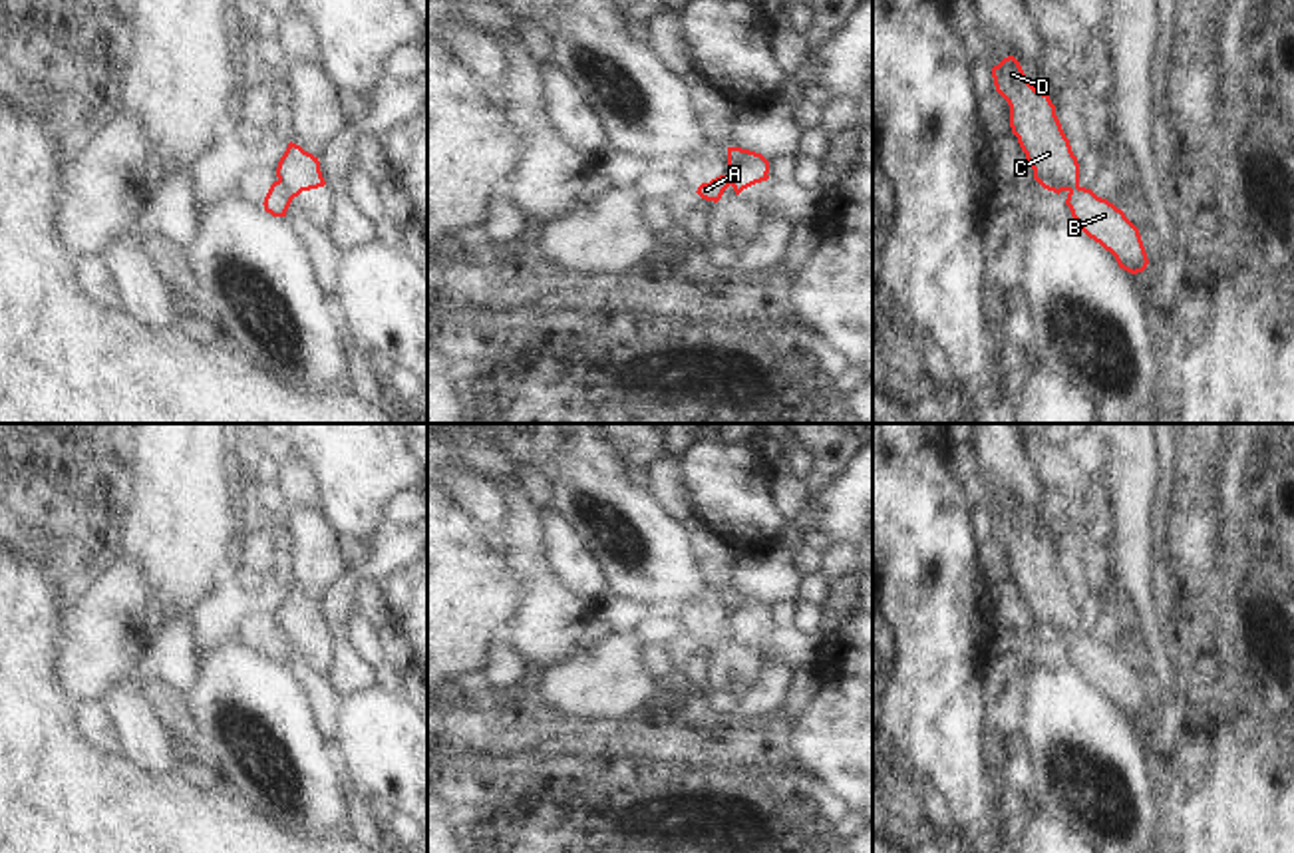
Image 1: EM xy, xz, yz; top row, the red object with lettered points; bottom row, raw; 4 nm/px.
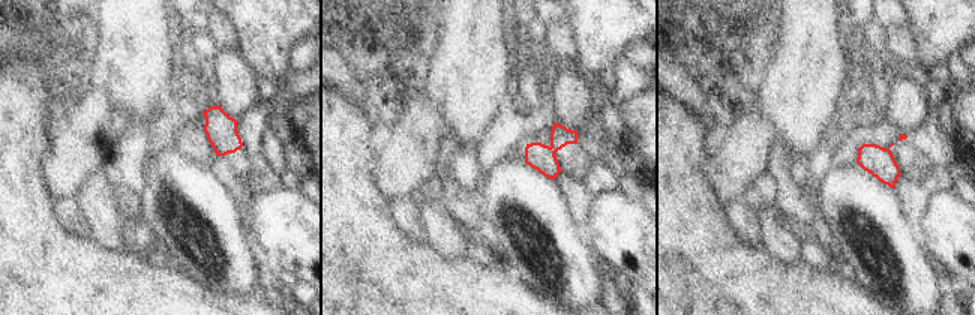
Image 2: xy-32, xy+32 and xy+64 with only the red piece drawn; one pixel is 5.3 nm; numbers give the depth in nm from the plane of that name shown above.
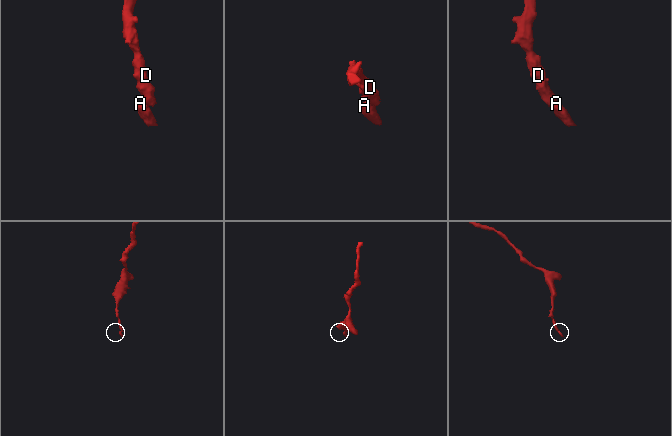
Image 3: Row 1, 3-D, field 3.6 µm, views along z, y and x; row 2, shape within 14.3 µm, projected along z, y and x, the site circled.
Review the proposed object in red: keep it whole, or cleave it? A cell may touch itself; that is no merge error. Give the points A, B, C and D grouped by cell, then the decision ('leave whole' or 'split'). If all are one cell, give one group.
A B / C D | split

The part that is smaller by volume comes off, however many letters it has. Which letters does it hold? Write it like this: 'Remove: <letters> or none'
Remove: A, B

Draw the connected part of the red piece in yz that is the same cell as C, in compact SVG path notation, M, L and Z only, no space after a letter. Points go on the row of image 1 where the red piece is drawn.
M1014 56L994 66L992 78L996 91L1010 105L1010 127L1034 169L1034 179L1057 195L1077 187L1079 163L1050 95L1028 82Z

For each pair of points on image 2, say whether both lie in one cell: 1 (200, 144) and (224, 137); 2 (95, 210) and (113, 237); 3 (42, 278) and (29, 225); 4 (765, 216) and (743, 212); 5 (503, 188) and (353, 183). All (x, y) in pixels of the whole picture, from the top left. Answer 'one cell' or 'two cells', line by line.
1: two cells
2: one cell
3: one cell
4: two cells
5: two cells

